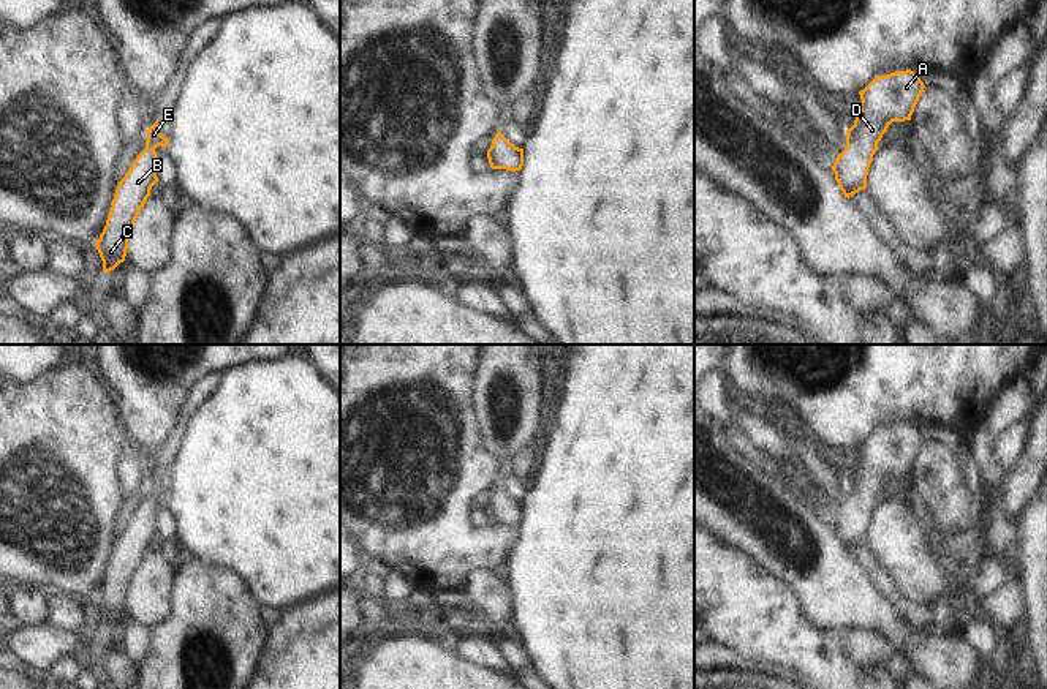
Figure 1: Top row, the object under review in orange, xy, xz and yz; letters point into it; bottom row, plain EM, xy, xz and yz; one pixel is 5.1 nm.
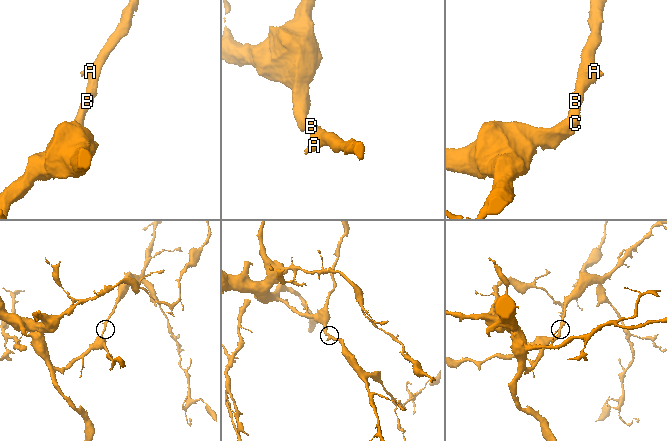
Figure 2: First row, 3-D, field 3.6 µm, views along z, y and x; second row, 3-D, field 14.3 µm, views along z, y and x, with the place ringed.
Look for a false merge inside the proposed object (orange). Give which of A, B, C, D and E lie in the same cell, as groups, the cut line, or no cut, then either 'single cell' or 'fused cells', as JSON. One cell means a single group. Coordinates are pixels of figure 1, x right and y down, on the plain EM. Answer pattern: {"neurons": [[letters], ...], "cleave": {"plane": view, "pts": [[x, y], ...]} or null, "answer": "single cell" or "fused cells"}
{"neurons": [["A", "B", "C", "D", "E"]], "cleave": null, "answer": "single cell"}

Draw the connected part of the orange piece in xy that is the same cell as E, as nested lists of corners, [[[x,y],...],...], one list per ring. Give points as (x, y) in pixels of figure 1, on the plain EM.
[[[158,473],[146,485],[146,503],[119,536],[106,580],[95,597],[103,615],[104,627],[125,615],[134,575],[150,550],[152,540],[158,536],[155,503],[158,499],[166,501],[169,493],[158,485],[157,477]]]

